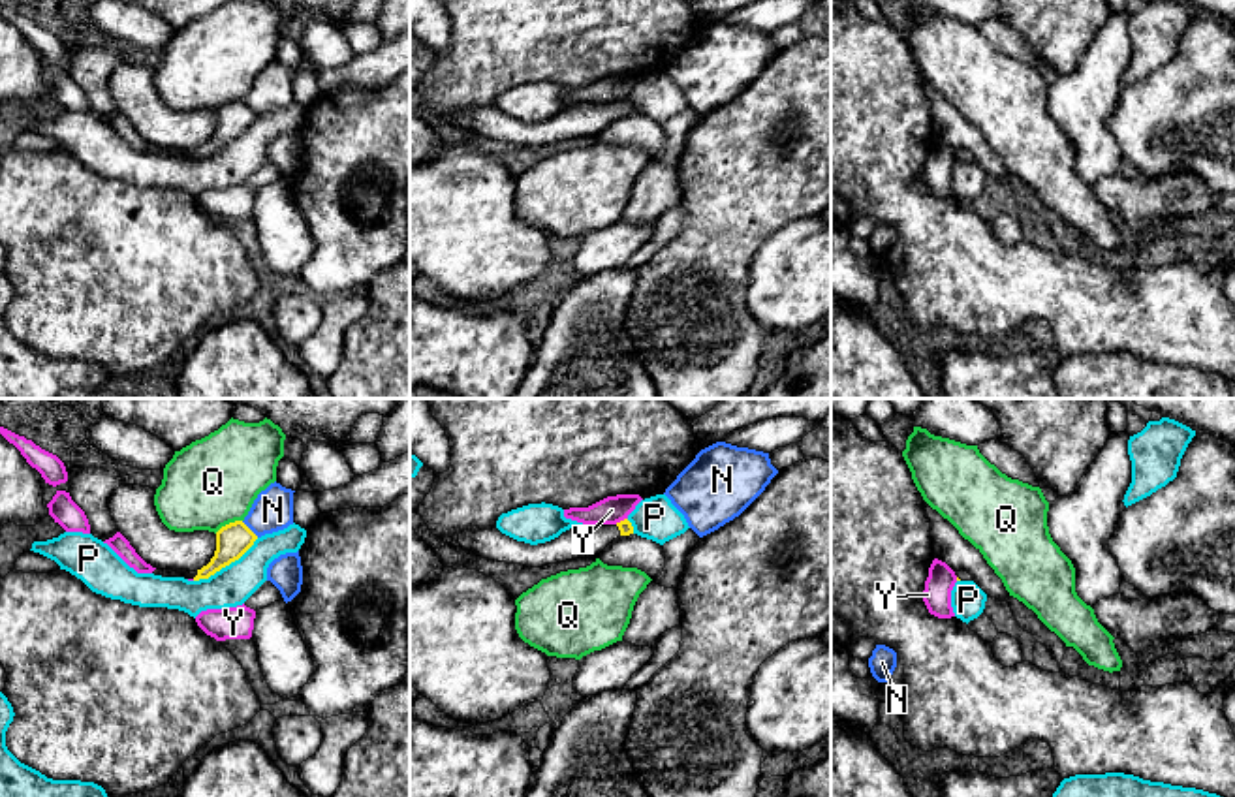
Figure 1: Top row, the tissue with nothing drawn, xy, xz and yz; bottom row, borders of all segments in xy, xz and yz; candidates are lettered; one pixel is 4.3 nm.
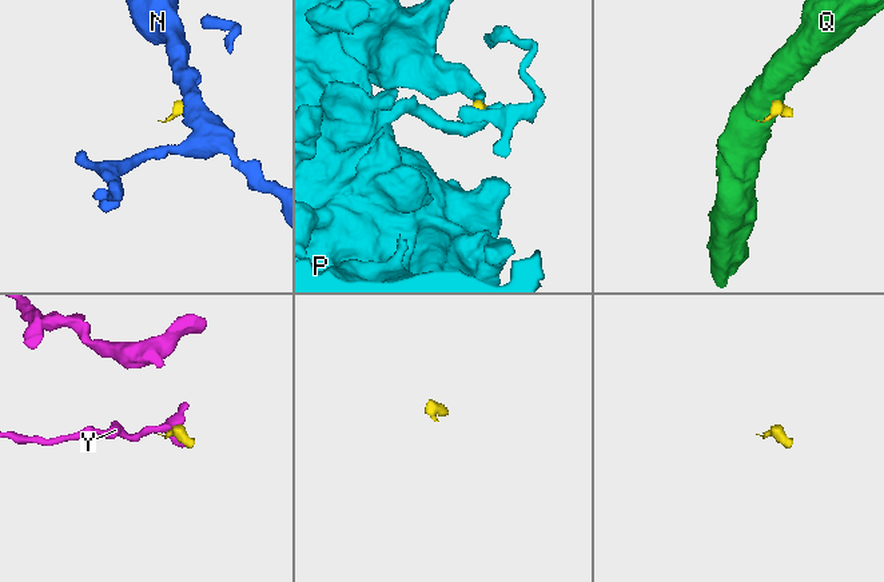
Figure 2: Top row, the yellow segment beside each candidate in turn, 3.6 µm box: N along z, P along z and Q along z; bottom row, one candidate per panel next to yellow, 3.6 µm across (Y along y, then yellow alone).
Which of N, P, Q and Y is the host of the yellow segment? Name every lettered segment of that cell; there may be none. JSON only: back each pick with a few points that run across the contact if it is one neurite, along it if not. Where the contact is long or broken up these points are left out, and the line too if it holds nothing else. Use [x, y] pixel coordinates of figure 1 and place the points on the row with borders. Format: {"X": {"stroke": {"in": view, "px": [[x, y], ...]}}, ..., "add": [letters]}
{"add": []}

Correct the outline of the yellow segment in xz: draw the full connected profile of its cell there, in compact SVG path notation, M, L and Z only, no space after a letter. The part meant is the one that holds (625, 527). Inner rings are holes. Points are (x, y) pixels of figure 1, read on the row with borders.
M628 519L617 524L583 524L562 532L558 538L530 545L517 541L498 528L459 534L461 547L481 558L506 564L521 564L526 568L543 568L575 558L600 558L602 551L617 538L633 534Z

